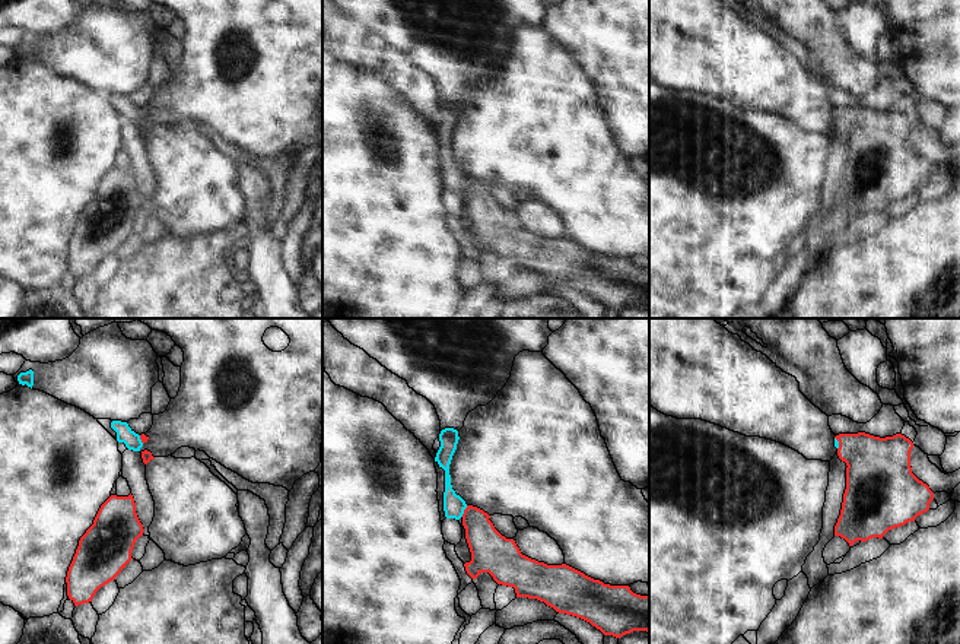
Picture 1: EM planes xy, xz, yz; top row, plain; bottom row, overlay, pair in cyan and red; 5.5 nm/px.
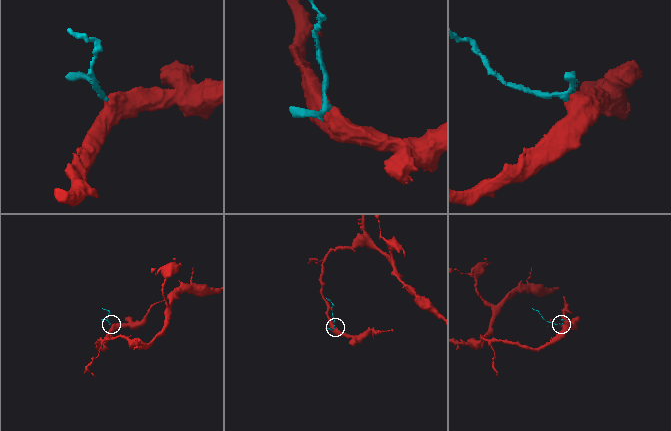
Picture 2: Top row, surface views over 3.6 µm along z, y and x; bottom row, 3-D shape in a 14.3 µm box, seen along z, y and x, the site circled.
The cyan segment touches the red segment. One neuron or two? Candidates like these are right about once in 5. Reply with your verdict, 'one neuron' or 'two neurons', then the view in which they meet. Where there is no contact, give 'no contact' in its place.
one neuron; contact in xz

